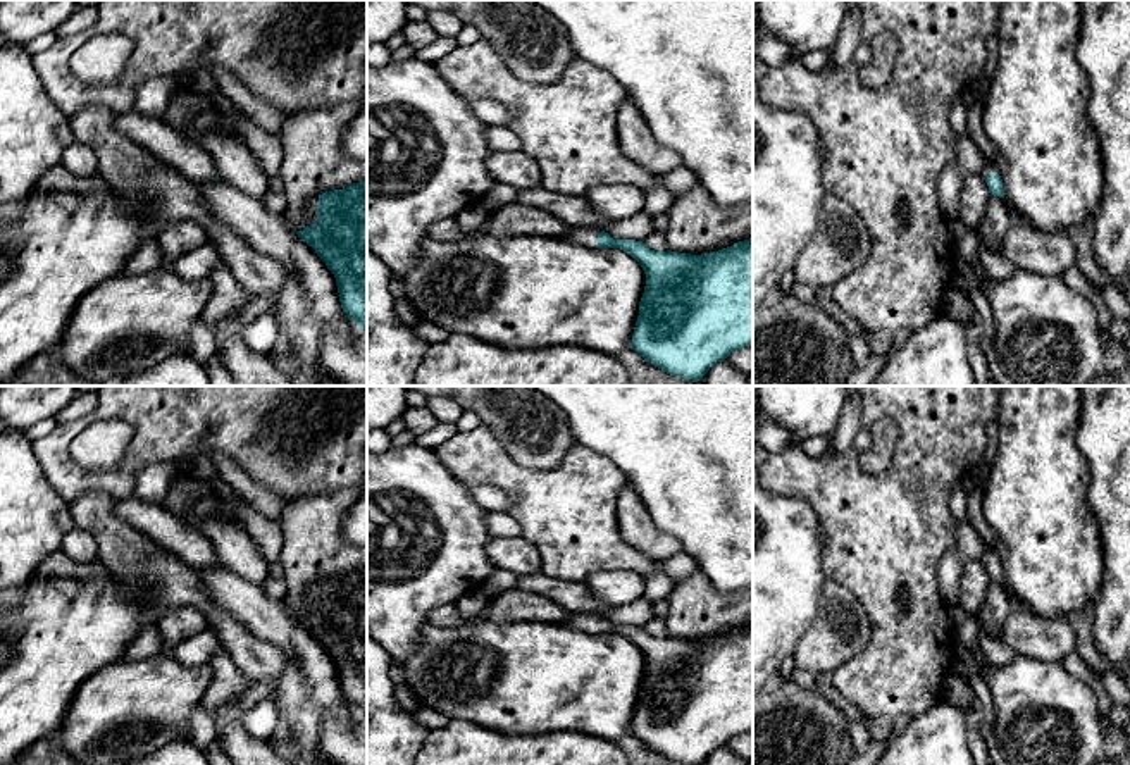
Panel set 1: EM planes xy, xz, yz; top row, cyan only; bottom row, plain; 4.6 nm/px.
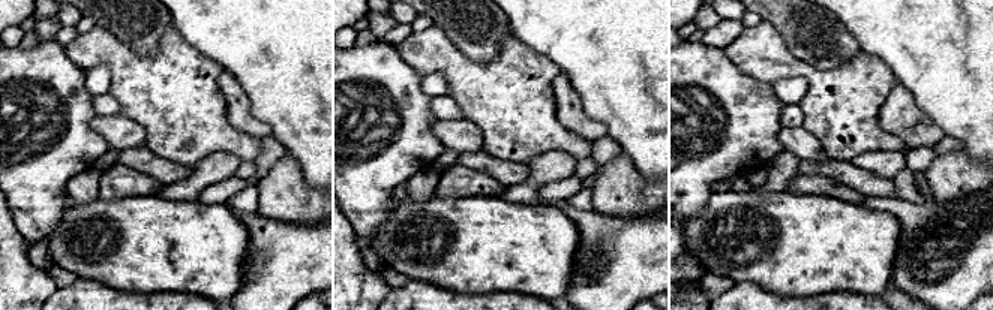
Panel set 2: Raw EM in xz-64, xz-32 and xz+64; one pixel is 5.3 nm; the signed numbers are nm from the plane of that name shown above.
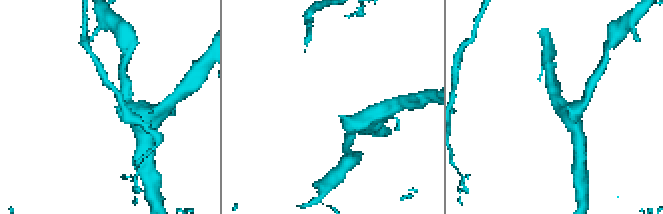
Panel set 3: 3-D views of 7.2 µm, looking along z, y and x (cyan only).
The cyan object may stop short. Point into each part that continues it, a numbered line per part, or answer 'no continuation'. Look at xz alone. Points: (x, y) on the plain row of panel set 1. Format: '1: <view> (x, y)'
1: xz (586, 621)

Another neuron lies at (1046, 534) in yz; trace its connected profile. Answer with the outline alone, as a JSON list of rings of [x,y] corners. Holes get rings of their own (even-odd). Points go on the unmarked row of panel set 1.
[[[1003,386],[997,453],[985,481],[982,512],[994,532],[1004,586],[1016,605],[1059,619],[1096,601],[1104,558],[1099,520],[1089,503],[1089,463],[1075,434],[1080,386]]]

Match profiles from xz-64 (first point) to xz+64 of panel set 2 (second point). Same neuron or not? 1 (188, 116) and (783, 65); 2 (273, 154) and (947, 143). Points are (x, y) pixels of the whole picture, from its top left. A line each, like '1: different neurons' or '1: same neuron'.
1: same neuron
2: same neuron

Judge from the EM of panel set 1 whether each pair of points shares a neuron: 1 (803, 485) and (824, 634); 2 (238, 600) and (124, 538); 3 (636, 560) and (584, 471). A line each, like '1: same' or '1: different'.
1: different
2: different
3: same

